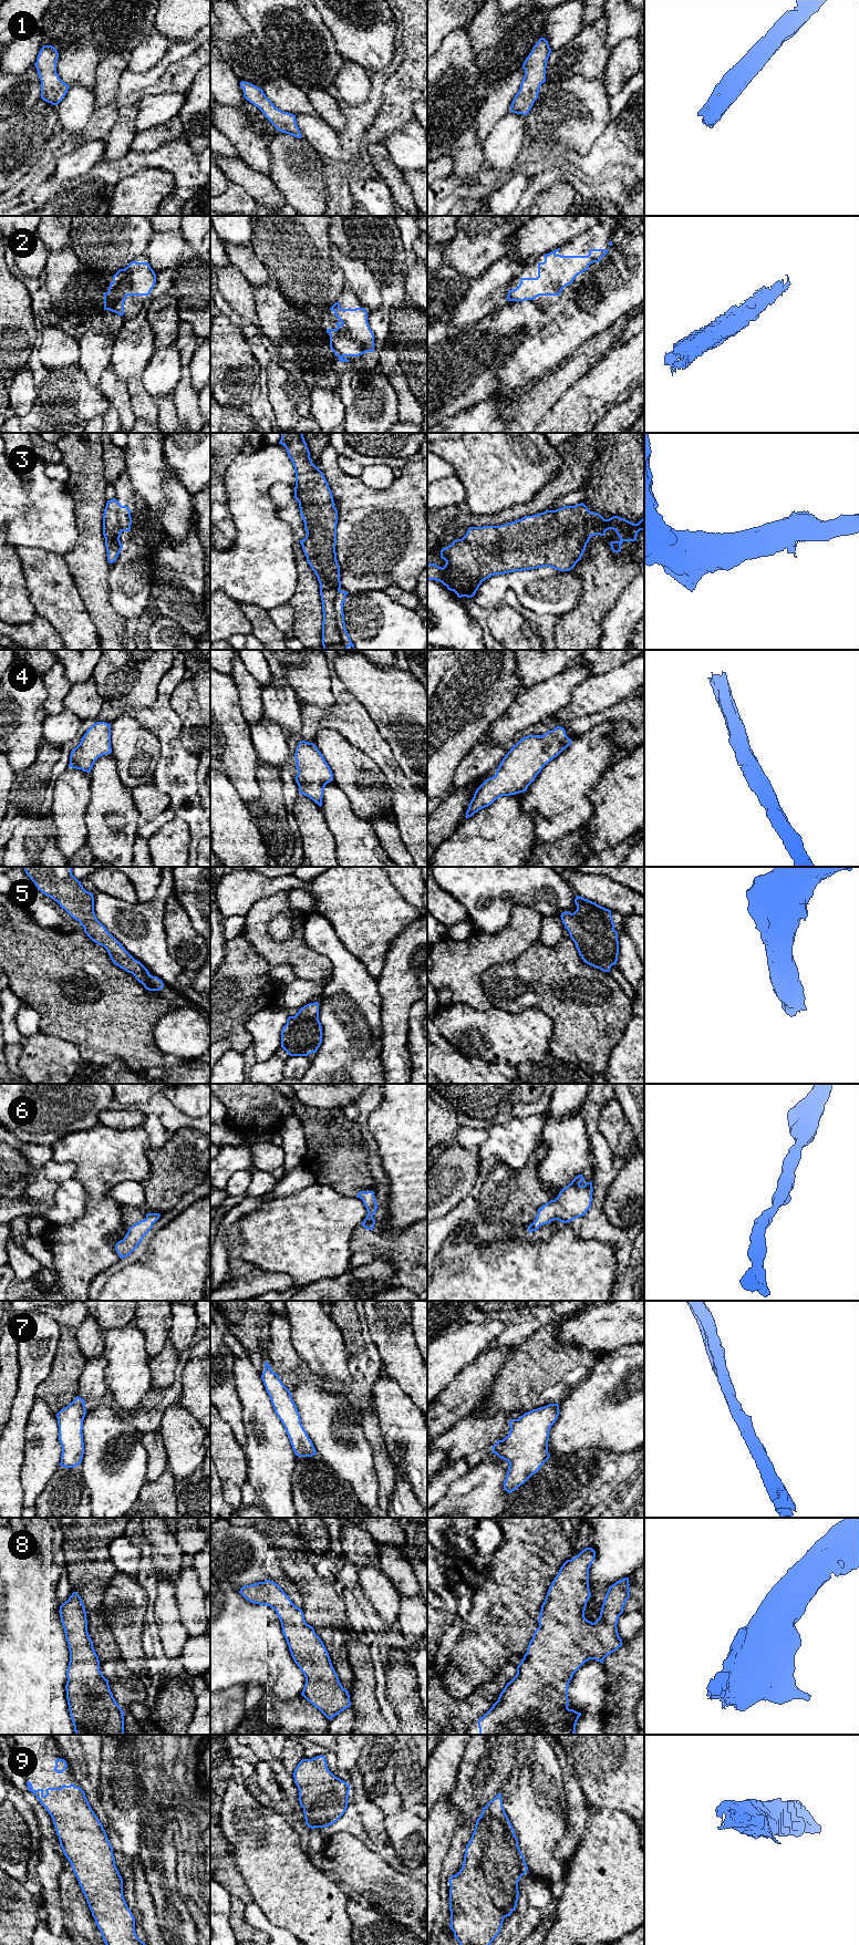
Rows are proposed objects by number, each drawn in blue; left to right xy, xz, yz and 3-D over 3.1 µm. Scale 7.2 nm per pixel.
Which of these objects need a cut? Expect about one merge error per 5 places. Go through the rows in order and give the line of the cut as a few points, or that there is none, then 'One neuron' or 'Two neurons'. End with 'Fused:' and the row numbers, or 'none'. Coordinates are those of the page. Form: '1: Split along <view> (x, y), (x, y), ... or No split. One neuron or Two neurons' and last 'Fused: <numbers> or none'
1: No split. One neuron
2: No split. One neuron
3: No split. One neuron
4: No split. One neuron
5: No split. One neuron
6: No split. One neuron
7: No split. One neuron
8: No split. One neuron
9: No split. One neuron
Fused: none

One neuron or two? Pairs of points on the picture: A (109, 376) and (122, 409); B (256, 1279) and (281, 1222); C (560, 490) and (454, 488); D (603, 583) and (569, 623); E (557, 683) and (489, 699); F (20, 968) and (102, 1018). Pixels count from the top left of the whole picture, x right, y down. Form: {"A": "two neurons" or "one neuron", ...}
{"A": "one neuron", "B": "two neurons", "C": "two neurons", "D": "one neuron", "E": "two neurons", "F": "one neuron"}

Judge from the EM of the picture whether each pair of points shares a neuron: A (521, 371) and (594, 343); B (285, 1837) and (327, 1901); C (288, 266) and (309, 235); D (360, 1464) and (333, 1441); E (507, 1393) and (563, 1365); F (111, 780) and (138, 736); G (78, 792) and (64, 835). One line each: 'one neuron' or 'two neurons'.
A: two neurons
B: one neuron
C: one neuron
D: one neuron
E: one neuron
F: two neurons
G: one neuron

